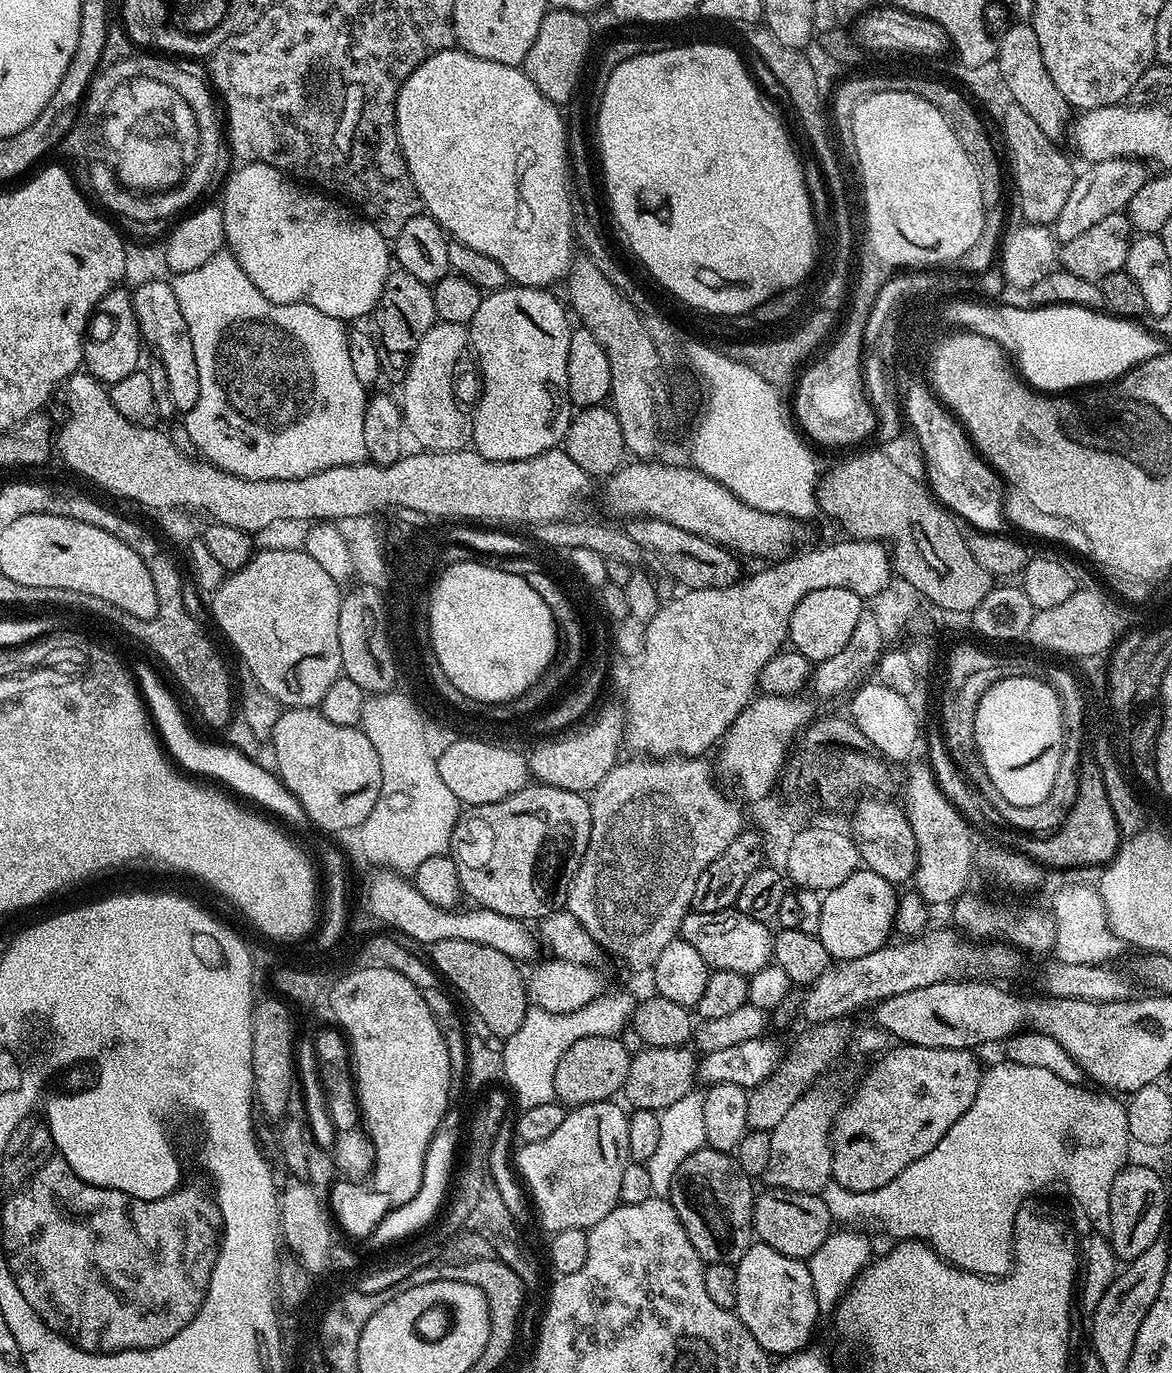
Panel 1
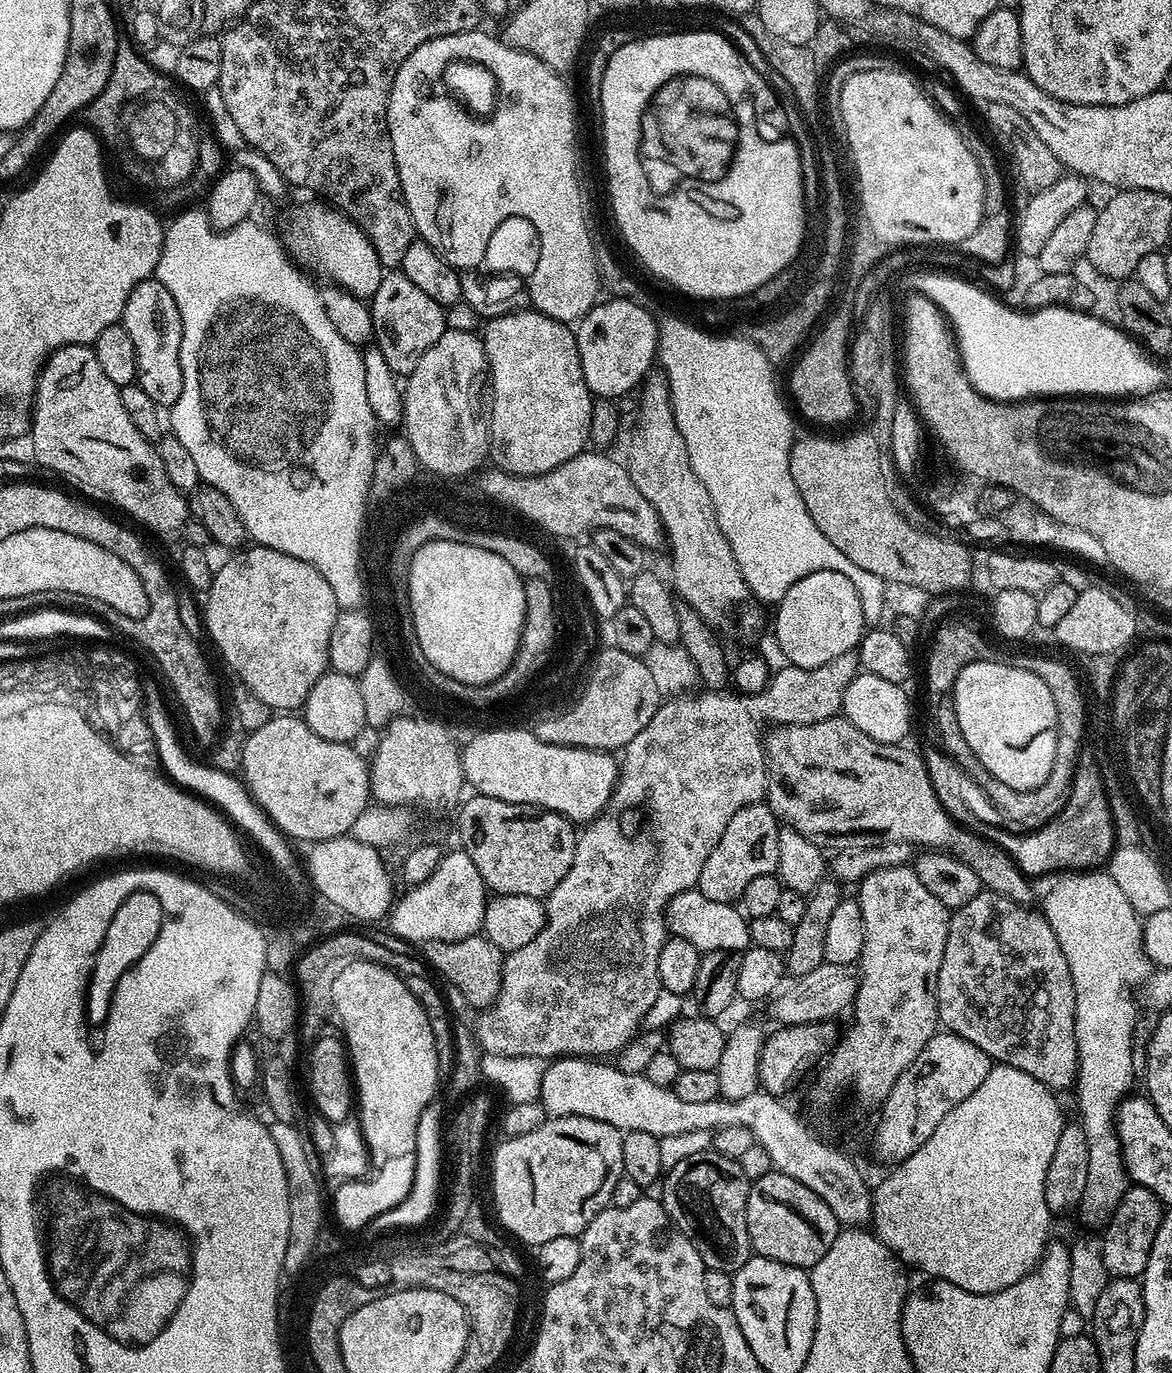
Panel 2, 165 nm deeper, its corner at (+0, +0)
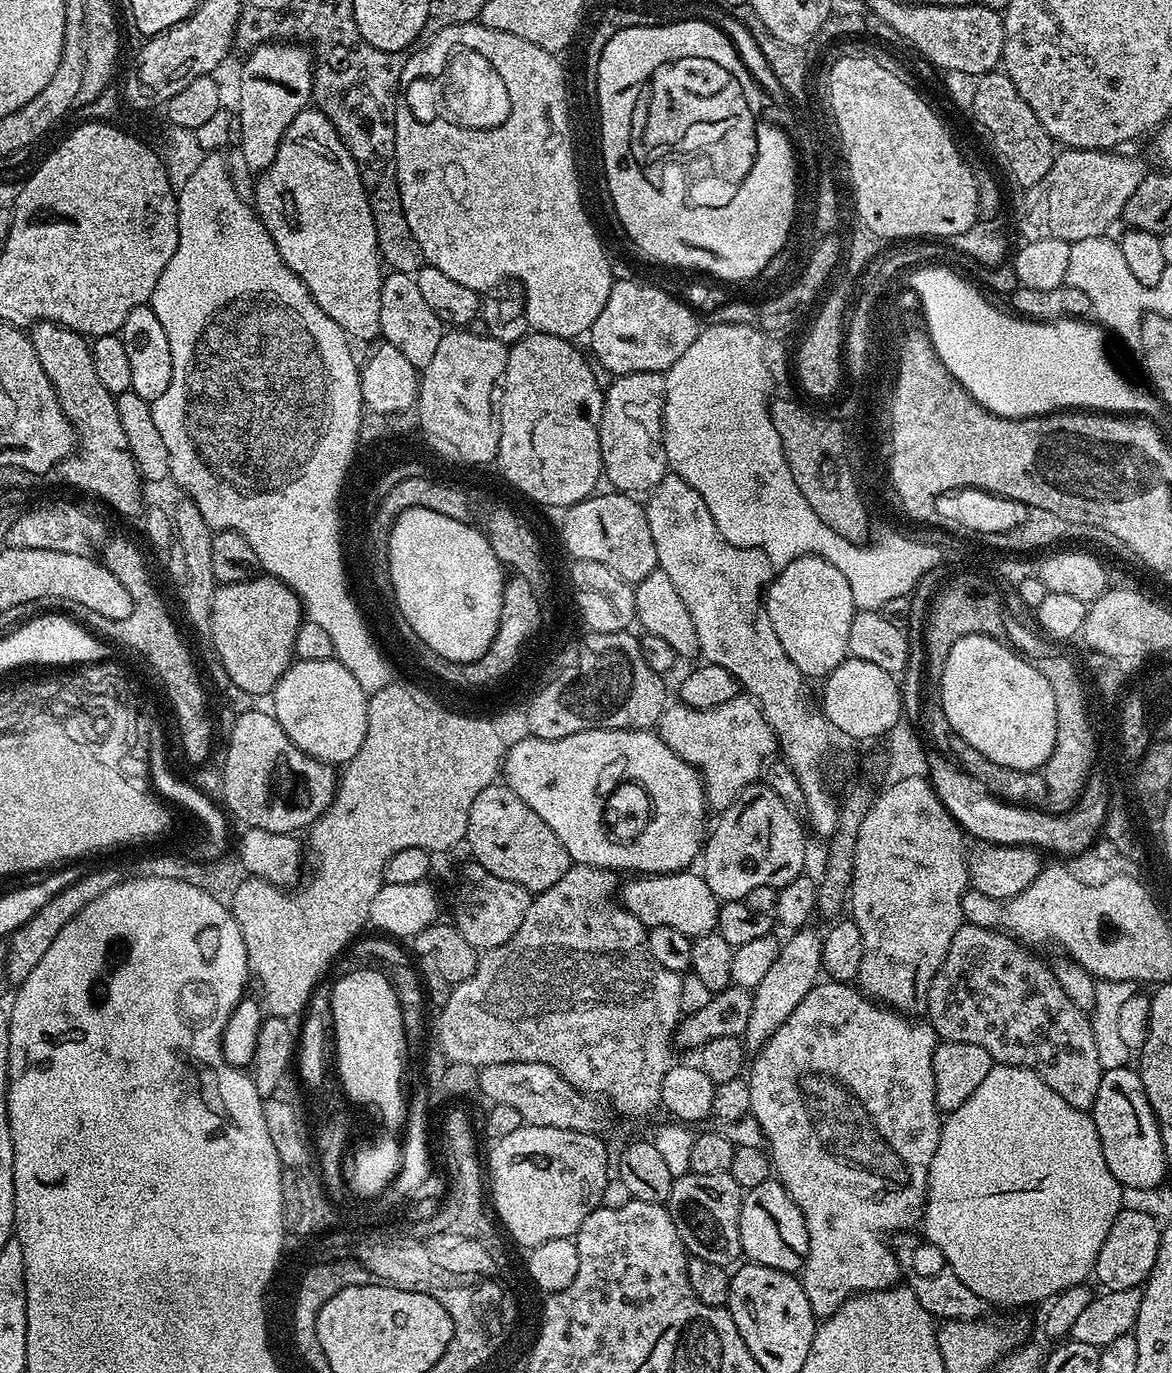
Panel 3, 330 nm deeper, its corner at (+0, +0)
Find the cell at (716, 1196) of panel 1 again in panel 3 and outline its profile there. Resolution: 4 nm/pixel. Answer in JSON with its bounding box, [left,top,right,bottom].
[666,1171,742,1268]

